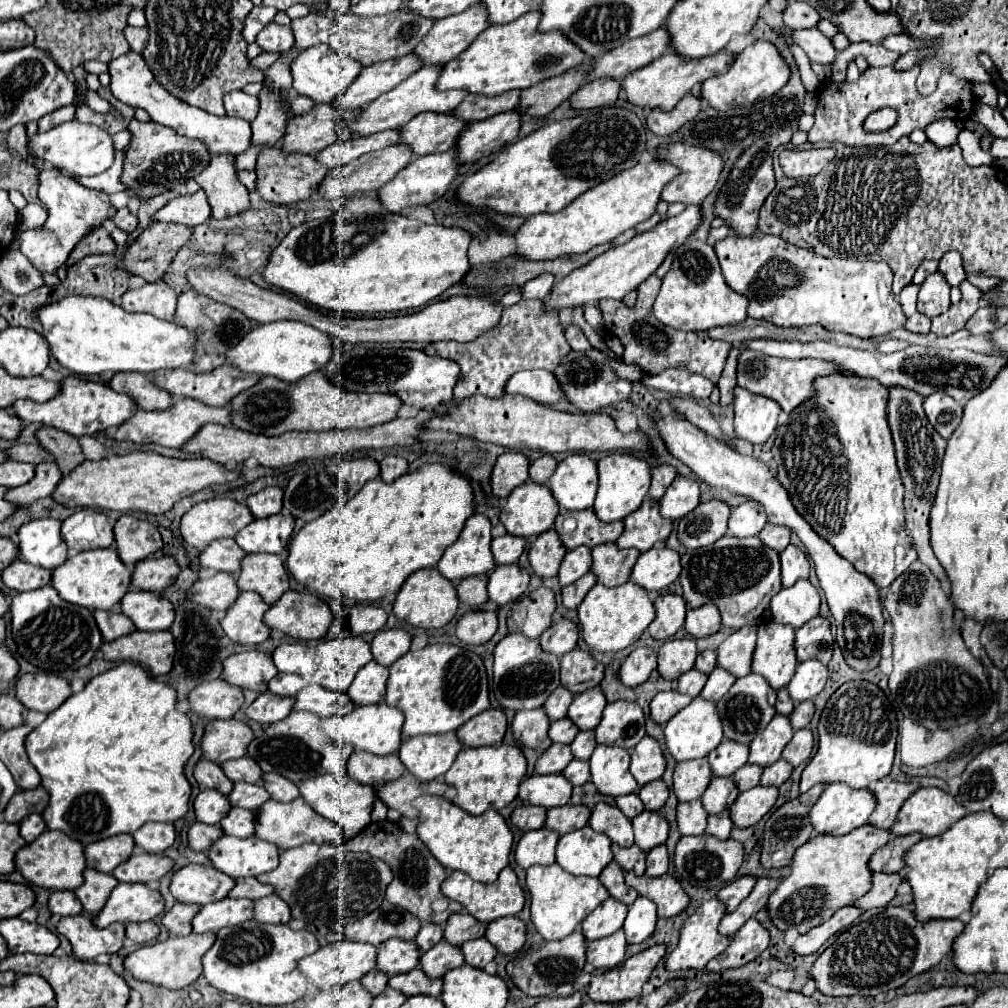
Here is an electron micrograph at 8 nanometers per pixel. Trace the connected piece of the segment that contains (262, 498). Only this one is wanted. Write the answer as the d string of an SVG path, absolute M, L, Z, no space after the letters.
M265 487L263 491L247 497L247 507L255 519L263 519L281 511L281 499L283 491L279 487Z

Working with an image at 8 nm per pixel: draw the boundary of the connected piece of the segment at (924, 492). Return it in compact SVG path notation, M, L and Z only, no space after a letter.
M891 387L889 393L891 397L889 397L887 417L889 417L889 427L893 433L893 443L895 443L897 467L901 471L901 479L905 485L905 529L913 541L919 561L925 563L941 583L945 583L947 581L945 569L941 567L941 563L937 563L937 557L933 555L933 549L929 545L929 511L933 507L933 495L937 491L941 459L947 447L947 441L927 421L921 407L923 403L921 395L909 389L901 389L901 387Z

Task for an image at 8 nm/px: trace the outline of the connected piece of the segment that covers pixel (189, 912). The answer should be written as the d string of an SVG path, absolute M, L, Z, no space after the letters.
M175 903L171 911L167 911L161 919L161 923L167 927L171 935L189 935L191 933L191 919L199 911L197 905L187 903Z

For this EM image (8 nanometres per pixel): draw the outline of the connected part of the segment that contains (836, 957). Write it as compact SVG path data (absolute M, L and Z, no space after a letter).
M885 907L883 913L843 931L835 943L819 955L809 973L817 981L817 989L825 995L879 995L935 967L953 949L953 939L957 939L963 929L965 923L961 919L917 923L911 909Z

